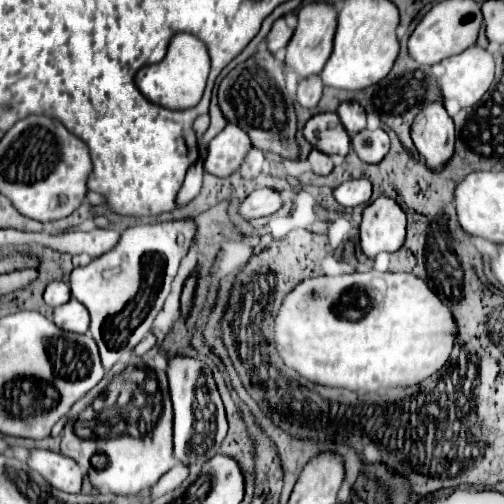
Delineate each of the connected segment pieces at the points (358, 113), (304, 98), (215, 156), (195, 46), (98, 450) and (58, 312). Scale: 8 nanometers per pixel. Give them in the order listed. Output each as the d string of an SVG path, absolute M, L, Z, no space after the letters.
M342 102L338 108L338 116L350 138L366 128L366 112L358 102Z
M312 76L312 80L302 80L298 84L298 92L296 92L296 102L304 108L314 108L322 96L322 80L318 76Z
M228 124L212 142L208 144L208 156L204 162L204 170L214 176L230 176L238 170L240 160L244 158L244 152L252 148L248 136L240 132L240 128L234 128Z
M180 32L180 34L172 36L172 40L168 44L168 54L160 64L146 66L140 70L140 76L136 74L136 86L152 102L158 102L164 108L184 110L184 108L192 108L200 102L208 72L210 72L210 56L208 56L206 44L192 34Z
M164 388L164 412L160 412L160 420L152 430L152 438L144 436L144 440L136 440L132 436L116 436L116 438L80 438L80 436L64 436L62 432L62 452L70 458L90 458L88 480L92 488L104 488L110 494L118 496L138 496L152 488L160 476L164 476L174 466L172 456L172 406L168 392Z
M70 298L60 308L54 308L54 324L68 332L84 334L90 324L90 314L84 308L84 304L80 304L76 298Z

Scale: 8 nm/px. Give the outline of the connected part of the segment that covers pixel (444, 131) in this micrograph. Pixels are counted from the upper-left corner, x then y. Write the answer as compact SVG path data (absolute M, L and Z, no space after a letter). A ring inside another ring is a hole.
M442 102L426 104L414 118L410 134L418 152L426 158L428 168L442 170L454 152L454 122Z

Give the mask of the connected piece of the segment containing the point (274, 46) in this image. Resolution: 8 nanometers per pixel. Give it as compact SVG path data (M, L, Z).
M278 18L278 20L274 22L274 26L272 26L272 30L270 30L268 36L266 36L266 46L268 46L268 50L274 54L274 52L278 52L280 48L286 48L286 44L288 44L290 38L292 38L292 30L286 26L284 18Z

